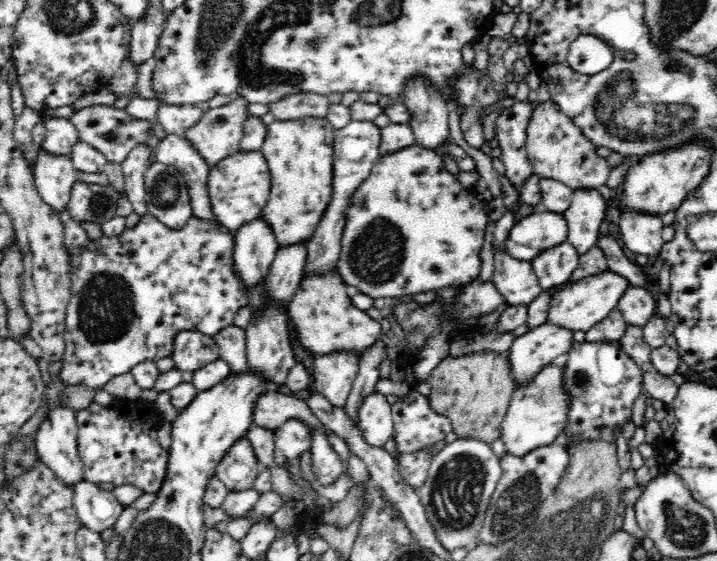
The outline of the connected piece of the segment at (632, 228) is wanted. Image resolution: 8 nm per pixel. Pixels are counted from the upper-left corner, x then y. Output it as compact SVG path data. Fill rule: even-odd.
M628 210L626 214L621 214L618 226L623 248L642 256L659 256L665 244L660 216L634 214Z

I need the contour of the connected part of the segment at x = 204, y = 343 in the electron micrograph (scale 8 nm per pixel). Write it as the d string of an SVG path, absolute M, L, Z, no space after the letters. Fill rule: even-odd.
M178 332L171 356L174 368L194 373L220 359L218 345L211 336L200 332Z

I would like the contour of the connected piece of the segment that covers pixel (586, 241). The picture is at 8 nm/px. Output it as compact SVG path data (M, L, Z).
M575 188L571 196L571 205L563 212L568 223L568 243L577 251L578 256L597 246L603 236L600 225L606 214L606 200L598 190Z

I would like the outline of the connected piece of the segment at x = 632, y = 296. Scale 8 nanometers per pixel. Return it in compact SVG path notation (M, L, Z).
M628 286L618 299L616 307L627 323L642 326L656 312L657 298L653 290Z

